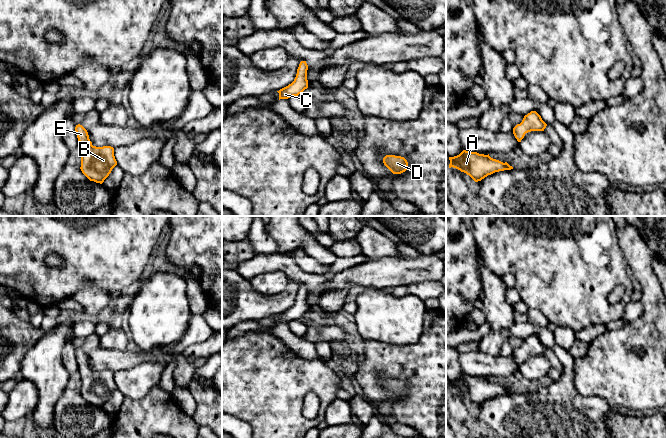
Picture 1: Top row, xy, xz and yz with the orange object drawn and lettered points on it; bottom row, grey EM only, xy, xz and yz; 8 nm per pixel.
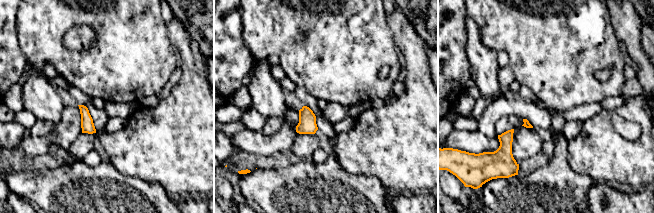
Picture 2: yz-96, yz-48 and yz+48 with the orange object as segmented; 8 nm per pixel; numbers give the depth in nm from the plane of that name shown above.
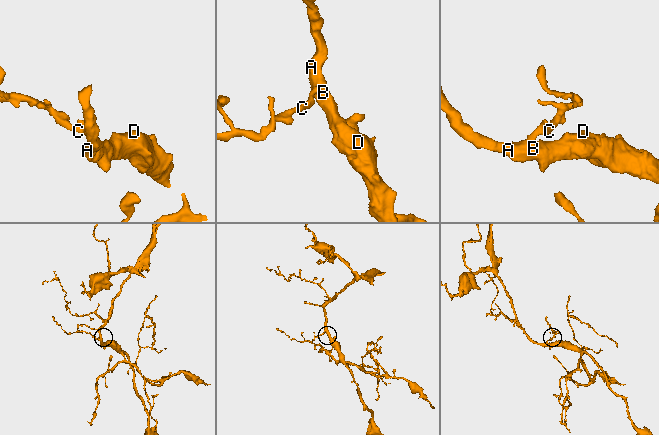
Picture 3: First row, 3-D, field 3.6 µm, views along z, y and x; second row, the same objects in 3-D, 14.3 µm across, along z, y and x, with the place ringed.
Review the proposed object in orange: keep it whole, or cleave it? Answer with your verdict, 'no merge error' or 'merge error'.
no merge error

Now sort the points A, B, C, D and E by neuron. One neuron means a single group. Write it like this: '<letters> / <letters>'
A B C D E

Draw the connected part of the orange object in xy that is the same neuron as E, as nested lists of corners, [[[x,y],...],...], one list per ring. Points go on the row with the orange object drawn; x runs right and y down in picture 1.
[[[80,124],[75,131],[81,150],[81,171],[90,180],[102,184],[117,165],[114,148],[111,146],[96,147],[92,145],[87,130]]]

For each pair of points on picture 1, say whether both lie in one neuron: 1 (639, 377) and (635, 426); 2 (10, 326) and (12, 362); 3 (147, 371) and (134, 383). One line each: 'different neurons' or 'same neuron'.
1: different neurons
2: same neuron
3: same neuron

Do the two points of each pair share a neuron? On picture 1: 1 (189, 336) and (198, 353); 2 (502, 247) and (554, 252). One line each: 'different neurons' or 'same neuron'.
1: different neurons
2: same neuron

